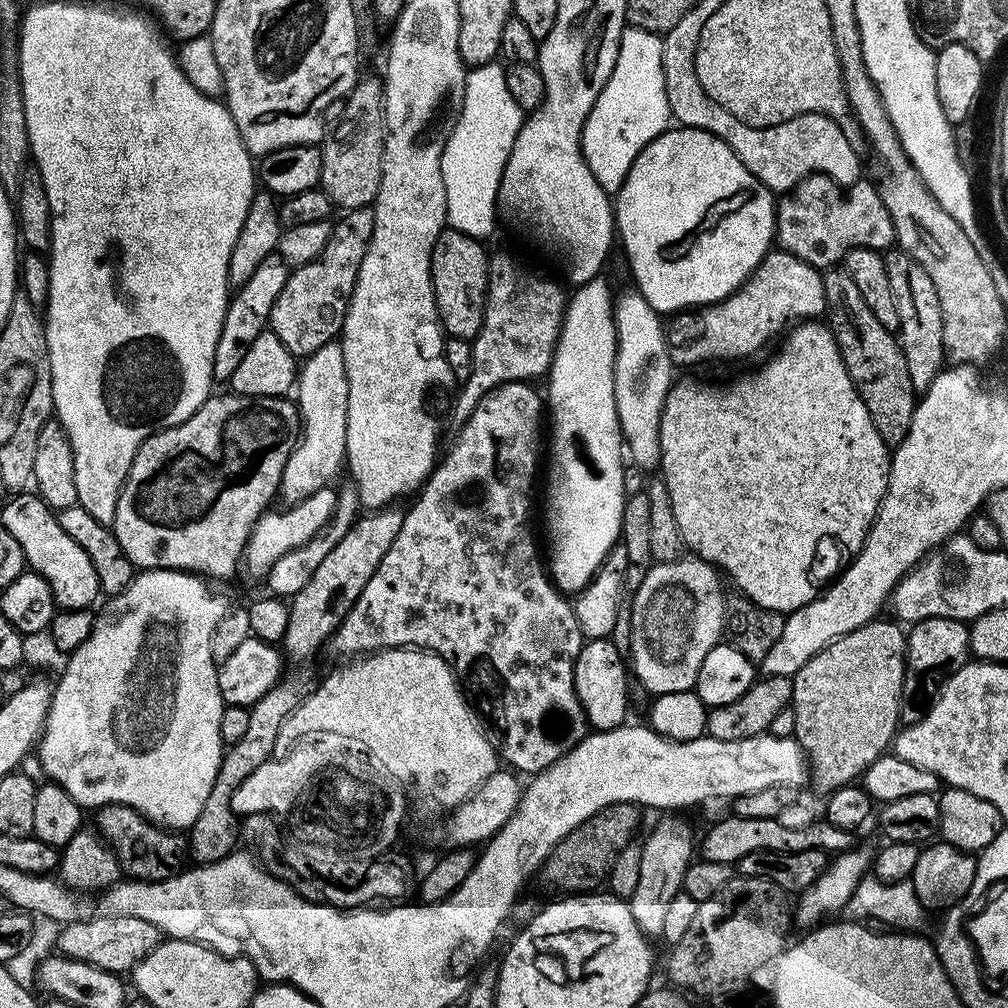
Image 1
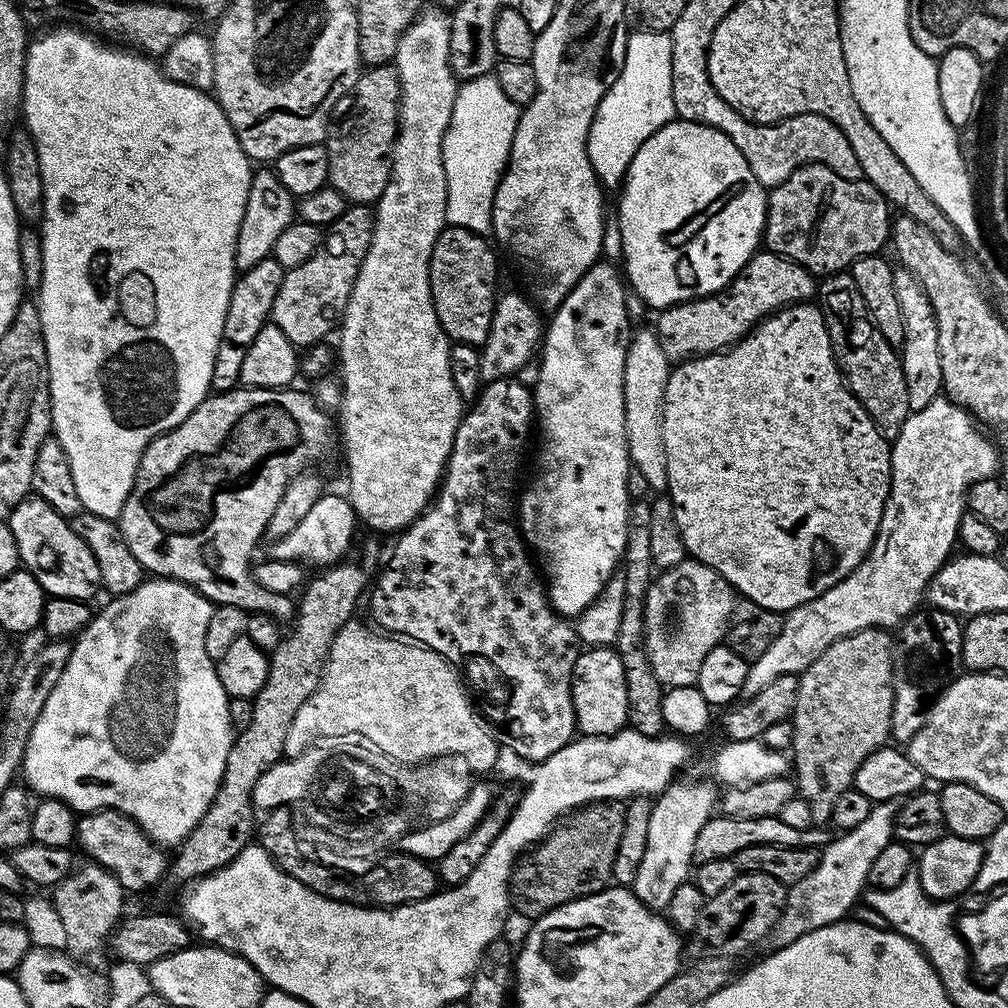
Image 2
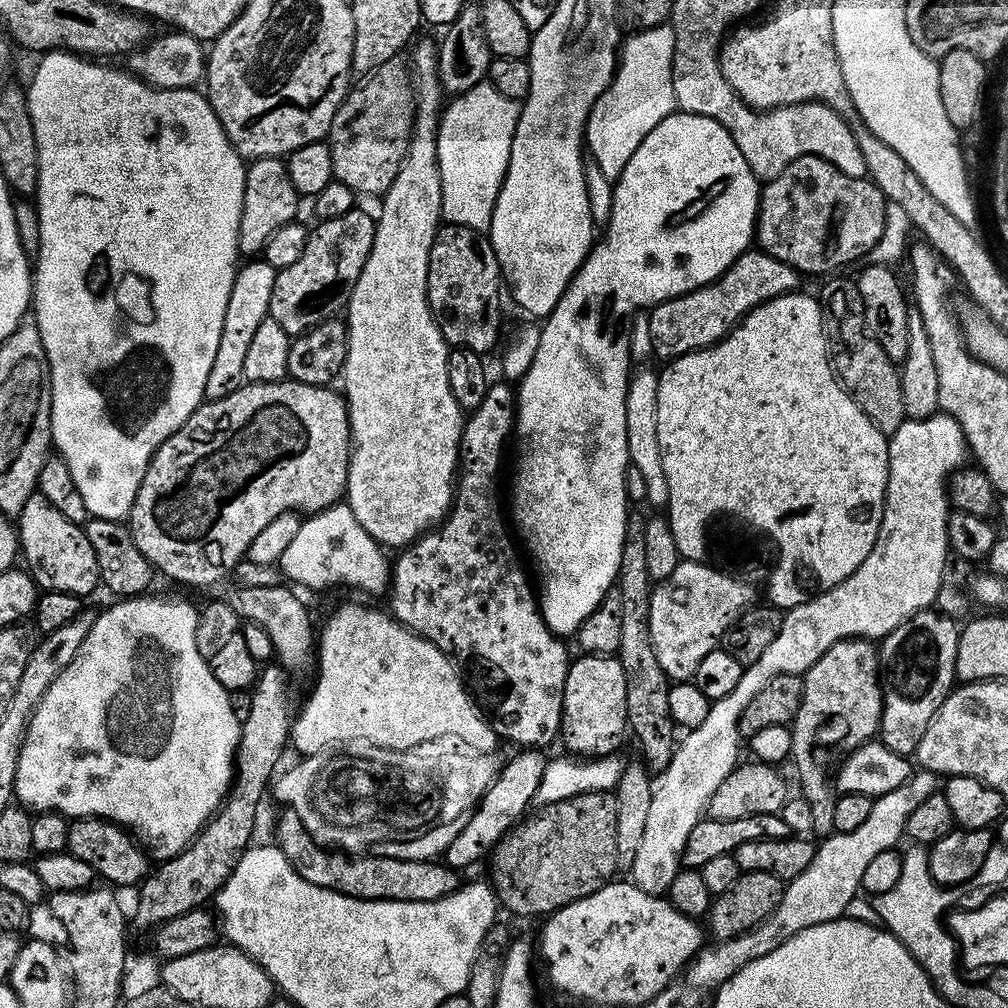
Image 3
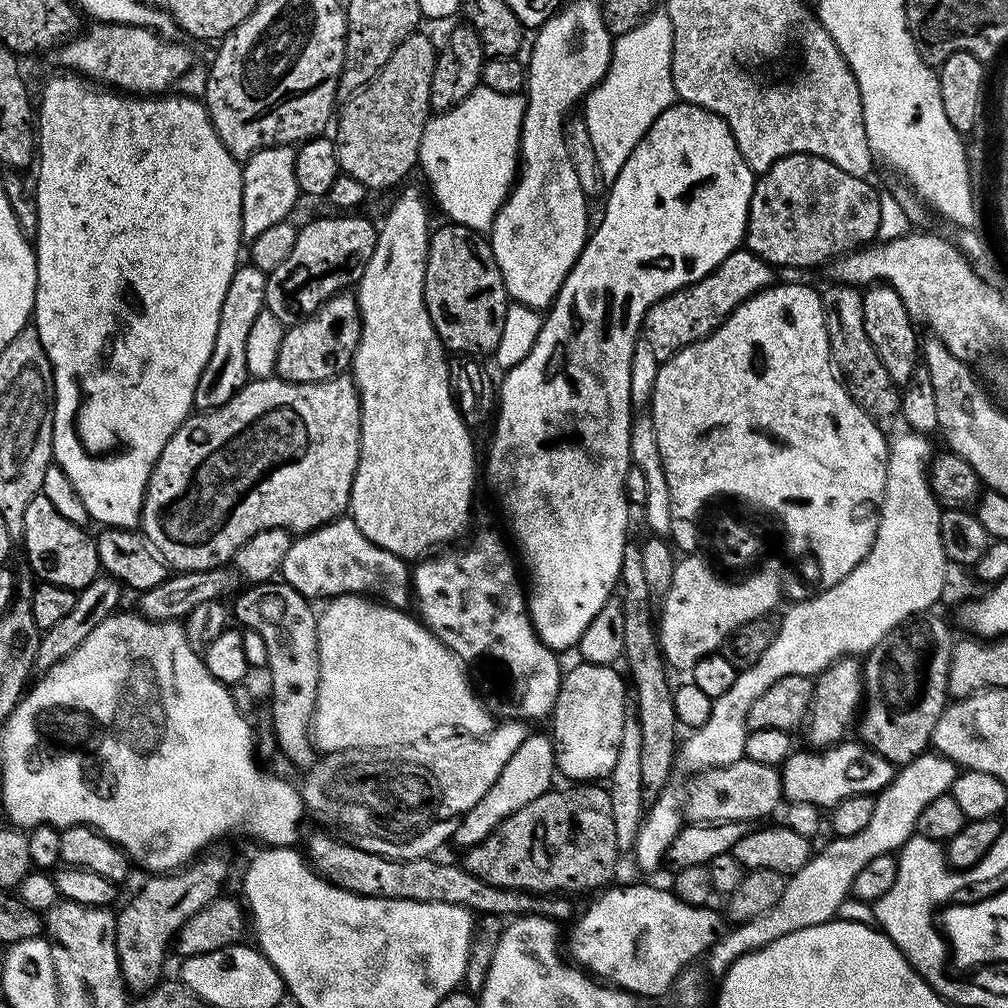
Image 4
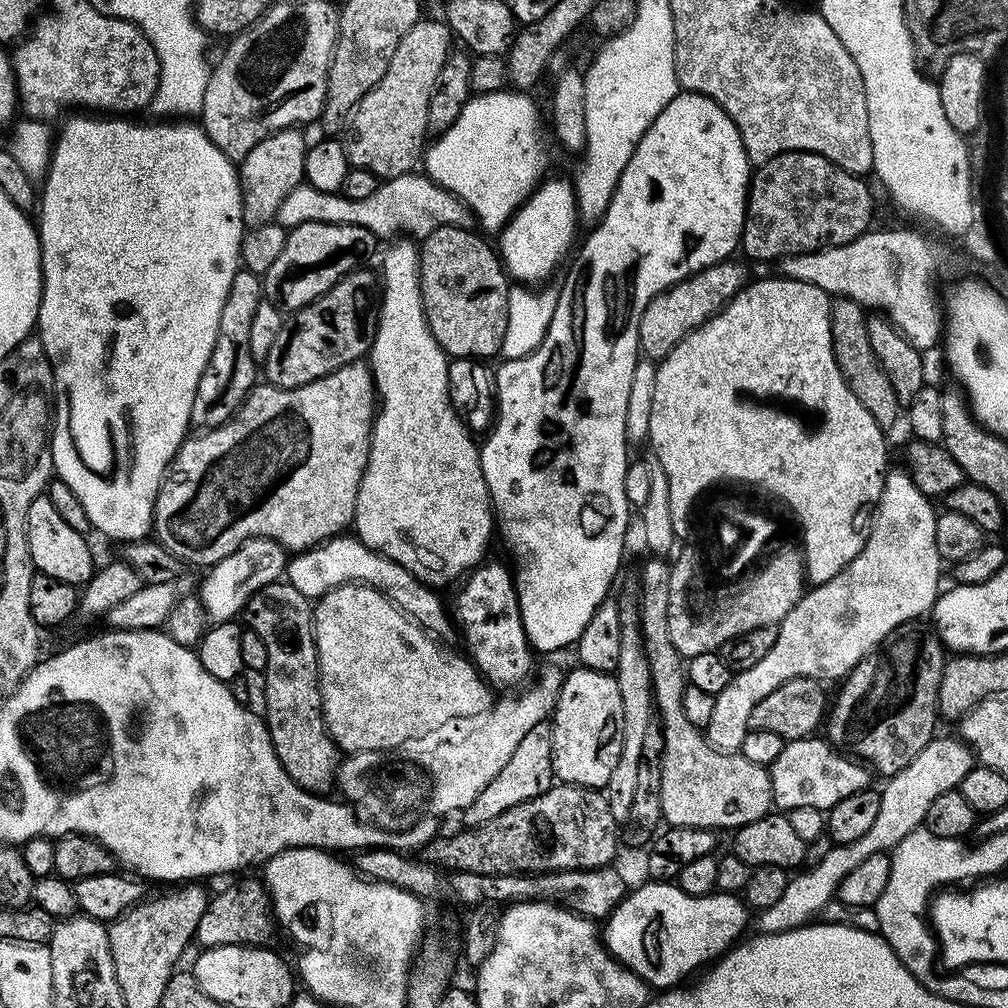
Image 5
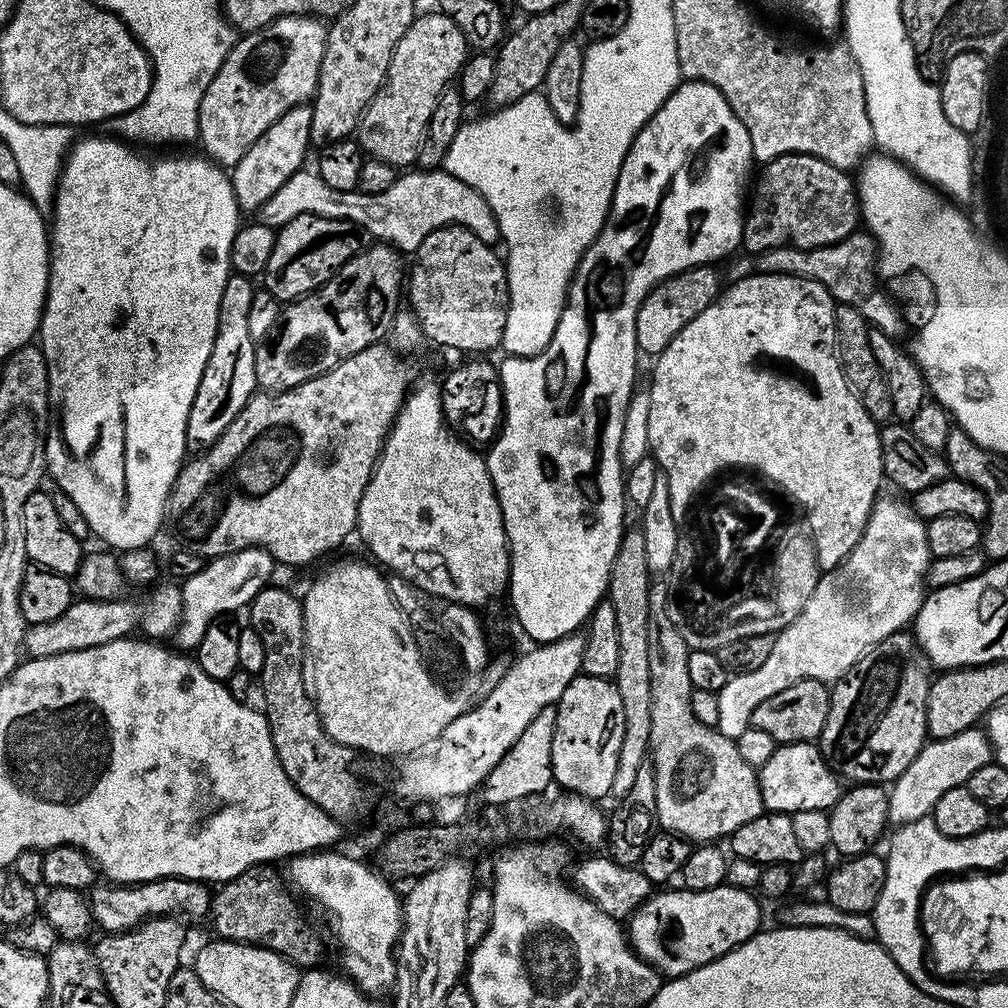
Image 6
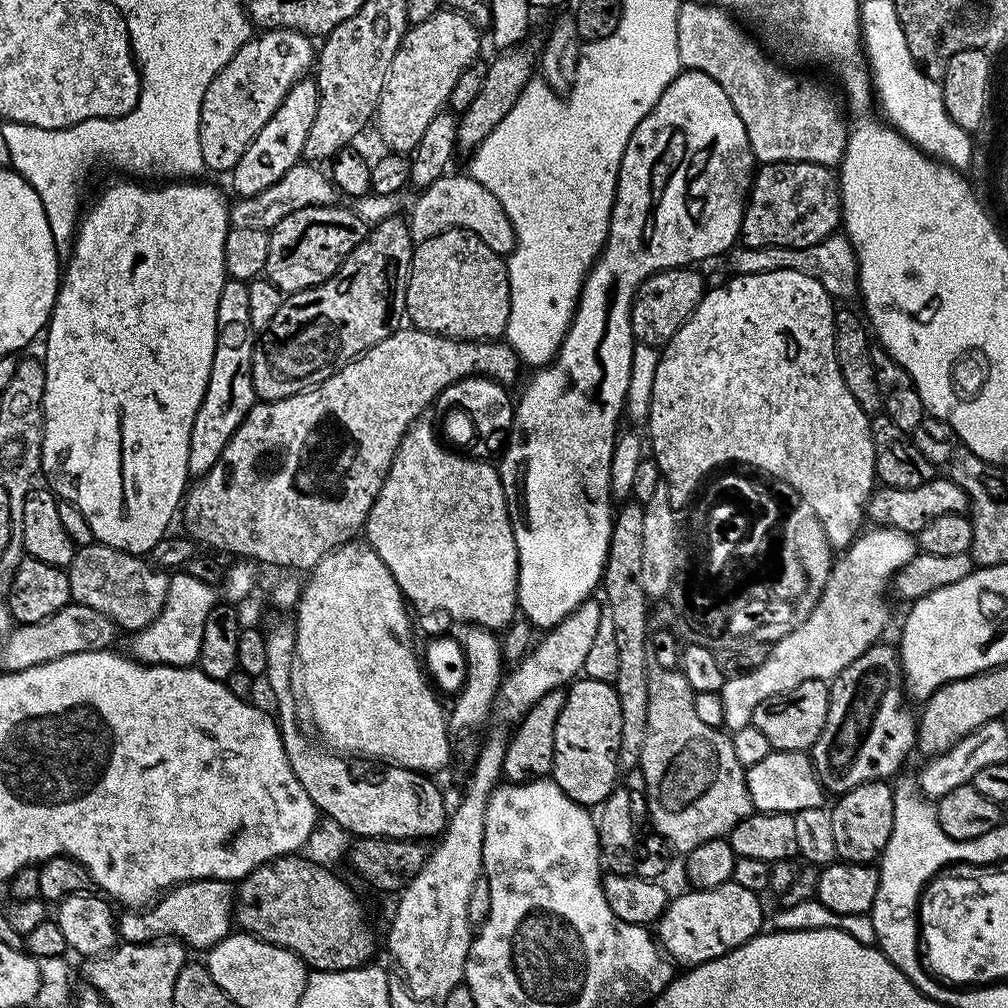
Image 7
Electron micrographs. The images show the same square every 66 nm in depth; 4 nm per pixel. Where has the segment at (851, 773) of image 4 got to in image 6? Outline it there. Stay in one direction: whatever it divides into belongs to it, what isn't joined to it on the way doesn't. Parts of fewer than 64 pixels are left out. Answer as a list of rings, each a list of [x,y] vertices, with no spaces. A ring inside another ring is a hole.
[[[815,743],[779,745],[770,762],[758,769],[758,775],[762,802],[770,812],[791,814],[798,810],[831,810],[842,791],[841,777],[824,761]]]

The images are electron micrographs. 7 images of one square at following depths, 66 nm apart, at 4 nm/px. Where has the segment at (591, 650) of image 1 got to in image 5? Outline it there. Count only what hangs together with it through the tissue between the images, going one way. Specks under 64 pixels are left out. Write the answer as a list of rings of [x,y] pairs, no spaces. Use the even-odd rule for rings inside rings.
[[[579,666],[573,667],[574,670],[565,675],[564,684],[560,688],[560,693],[556,699],[556,708],[550,717],[552,725],[552,770],[557,781],[565,784],[577,784],[583,788],[603,789],[606,782],[610,782],[610,773],[614,771],[614,765],[618,763],[618,754],[622,754],[622,697],[618,691],[618,682],[615,675],[598,670],[590,670]]]

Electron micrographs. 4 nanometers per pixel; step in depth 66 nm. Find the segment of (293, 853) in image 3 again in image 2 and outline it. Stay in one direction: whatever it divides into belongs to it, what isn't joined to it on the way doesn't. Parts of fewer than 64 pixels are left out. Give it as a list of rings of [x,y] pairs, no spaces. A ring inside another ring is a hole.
[[[273,808],[267,813],[268,816],[264,821],[258,824],[258,843],[271,854],[276,865],[286,874],[290,874],[290,878],[298,878],[298,882],[302,882],[302,886],[310,886],[310,890],[314,890],[323,896],[331,896],[333,900],[347,900],[349,904],[363,904],[365,906],[395,906],[397,904],[413,904],[414,902],[422,902],[426,898],[436,895],[438,891],[438,872],[429,861],[414,856],[403,854],[395,854],[396,856],[385,855],[383,858],[377,859],[370,870],[366,870],[362,875],[355,878],[346,878],[344,882],[339,871],[327,868],[318,860],[313,860],[304,848],[300,845],[300,839],[296,836],[296,832],[292,829],[292,814],[287,808]]]

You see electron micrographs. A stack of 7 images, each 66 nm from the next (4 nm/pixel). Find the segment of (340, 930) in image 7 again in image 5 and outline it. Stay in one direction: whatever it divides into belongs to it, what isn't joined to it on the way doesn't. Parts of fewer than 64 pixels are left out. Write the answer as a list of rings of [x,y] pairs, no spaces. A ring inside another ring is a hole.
[[[259,879],[240,880],[209,899],[202,918],[198,918],[194,940],[197,945],[200,943],[201,949],[235,944],[264,946],[275,932],[278,932],[278,925],[272,914],[272,900],[267,888]]]

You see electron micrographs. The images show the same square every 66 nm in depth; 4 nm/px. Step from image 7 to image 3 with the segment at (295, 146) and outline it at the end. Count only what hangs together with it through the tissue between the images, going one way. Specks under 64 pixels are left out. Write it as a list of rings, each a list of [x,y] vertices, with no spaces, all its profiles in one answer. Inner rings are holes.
[[[267,156],[261,160],[251,161],[244,173],[242,218],[238,222],[239,255],[252,258],[263,253],[266,242],[270,242],[270,234],[274,234],[274,230],[282,230],[282,226],[297,219],[296,207],[300,203],[301,197],[294,190],[294,182],[290,182],[283,159]]]

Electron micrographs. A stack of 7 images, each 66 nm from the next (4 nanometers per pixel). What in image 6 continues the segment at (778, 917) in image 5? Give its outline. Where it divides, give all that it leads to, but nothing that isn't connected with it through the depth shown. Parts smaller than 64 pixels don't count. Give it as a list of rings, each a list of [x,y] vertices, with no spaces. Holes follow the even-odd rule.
[[[967,728],[950,738],[929,739],[924,749],[906,766],[906,770],[891,785],[888,792],[888,823],[892,826],[925,819],[946,790],[965,787],[974,770],[993,763],[994,753],[987,731]]]

